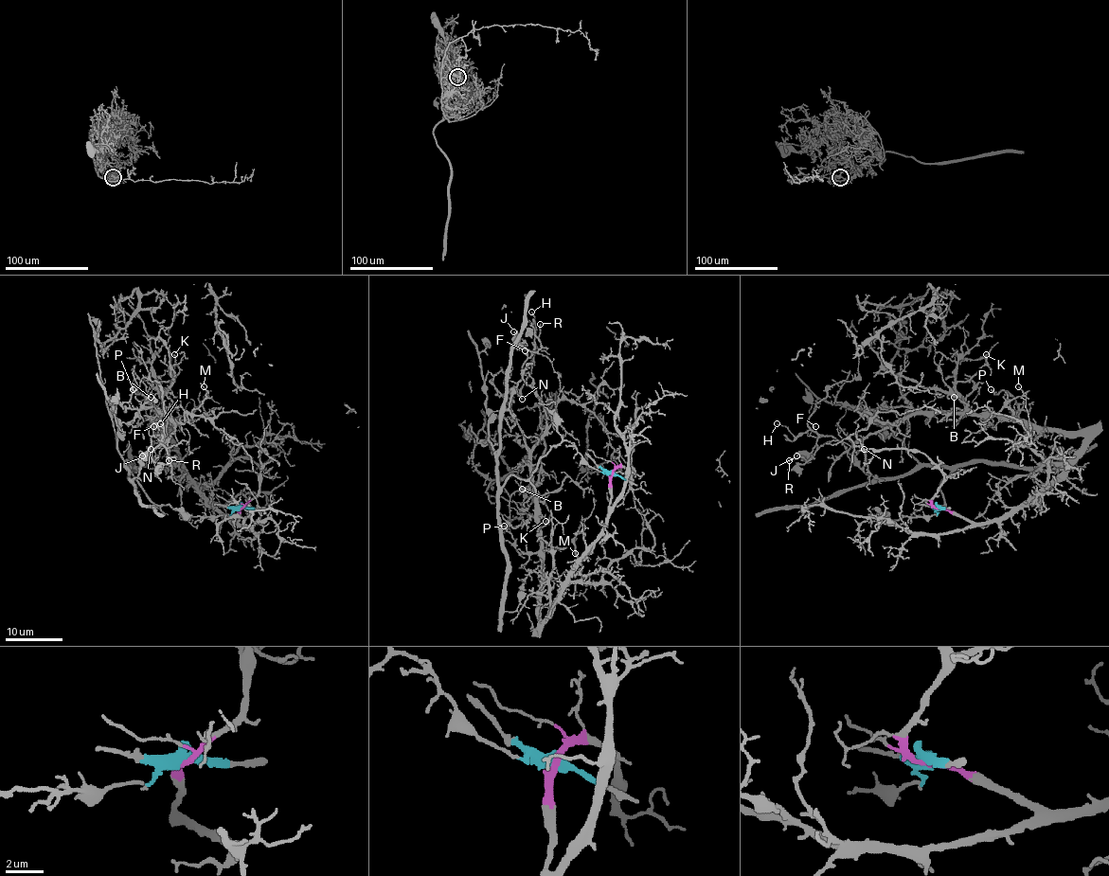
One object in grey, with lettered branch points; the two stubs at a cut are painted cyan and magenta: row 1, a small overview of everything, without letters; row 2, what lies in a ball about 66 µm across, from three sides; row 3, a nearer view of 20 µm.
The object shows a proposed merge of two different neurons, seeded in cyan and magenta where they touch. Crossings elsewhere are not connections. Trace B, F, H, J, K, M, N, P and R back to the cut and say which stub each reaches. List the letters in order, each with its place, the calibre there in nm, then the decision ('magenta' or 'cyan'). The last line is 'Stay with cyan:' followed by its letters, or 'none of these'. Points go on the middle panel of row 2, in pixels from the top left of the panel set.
B: (522, 489) | 150 nm | magenta
F: (525, 350) | 120 nm | cyan
H: (531, 312) | 110 nm | cyan
J: (513, 331) | 260 nm | cyan
K: (545, 521) | 190 nm | magenta
M: (575, 553) | 110 nm | magenta
N: (522, 399) | 80 nm | cyan
P: (504, 526) | 160 nm | magenta
R: (540, 324) | 120 nm | cyan
Stay with cyan: F, H, J, N, R

